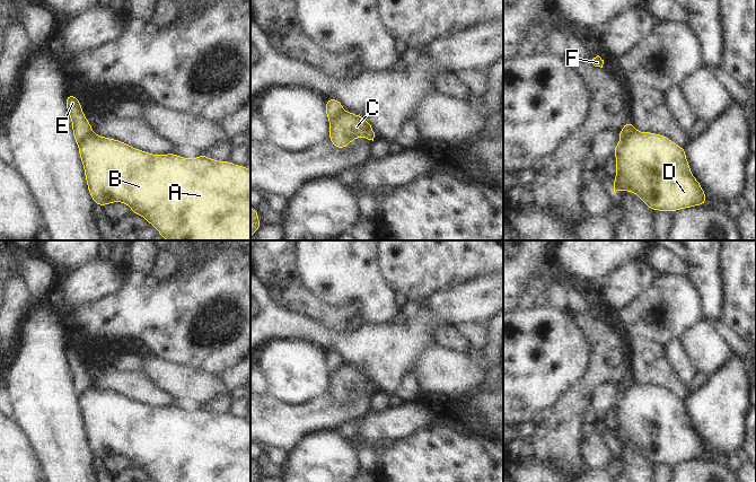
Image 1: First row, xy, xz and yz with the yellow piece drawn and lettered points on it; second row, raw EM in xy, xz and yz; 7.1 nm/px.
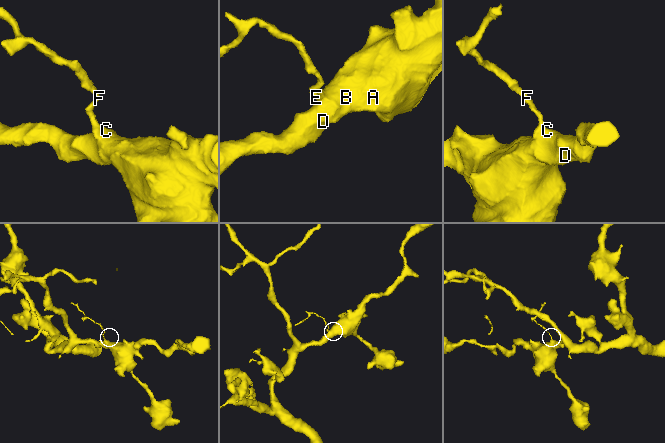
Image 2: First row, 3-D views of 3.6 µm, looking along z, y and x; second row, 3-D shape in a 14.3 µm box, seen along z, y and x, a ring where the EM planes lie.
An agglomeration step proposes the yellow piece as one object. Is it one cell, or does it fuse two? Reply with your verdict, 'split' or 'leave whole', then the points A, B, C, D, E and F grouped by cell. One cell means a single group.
split; A B C D / E F

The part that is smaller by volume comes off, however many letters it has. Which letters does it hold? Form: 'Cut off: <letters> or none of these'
Cut off: E, F

